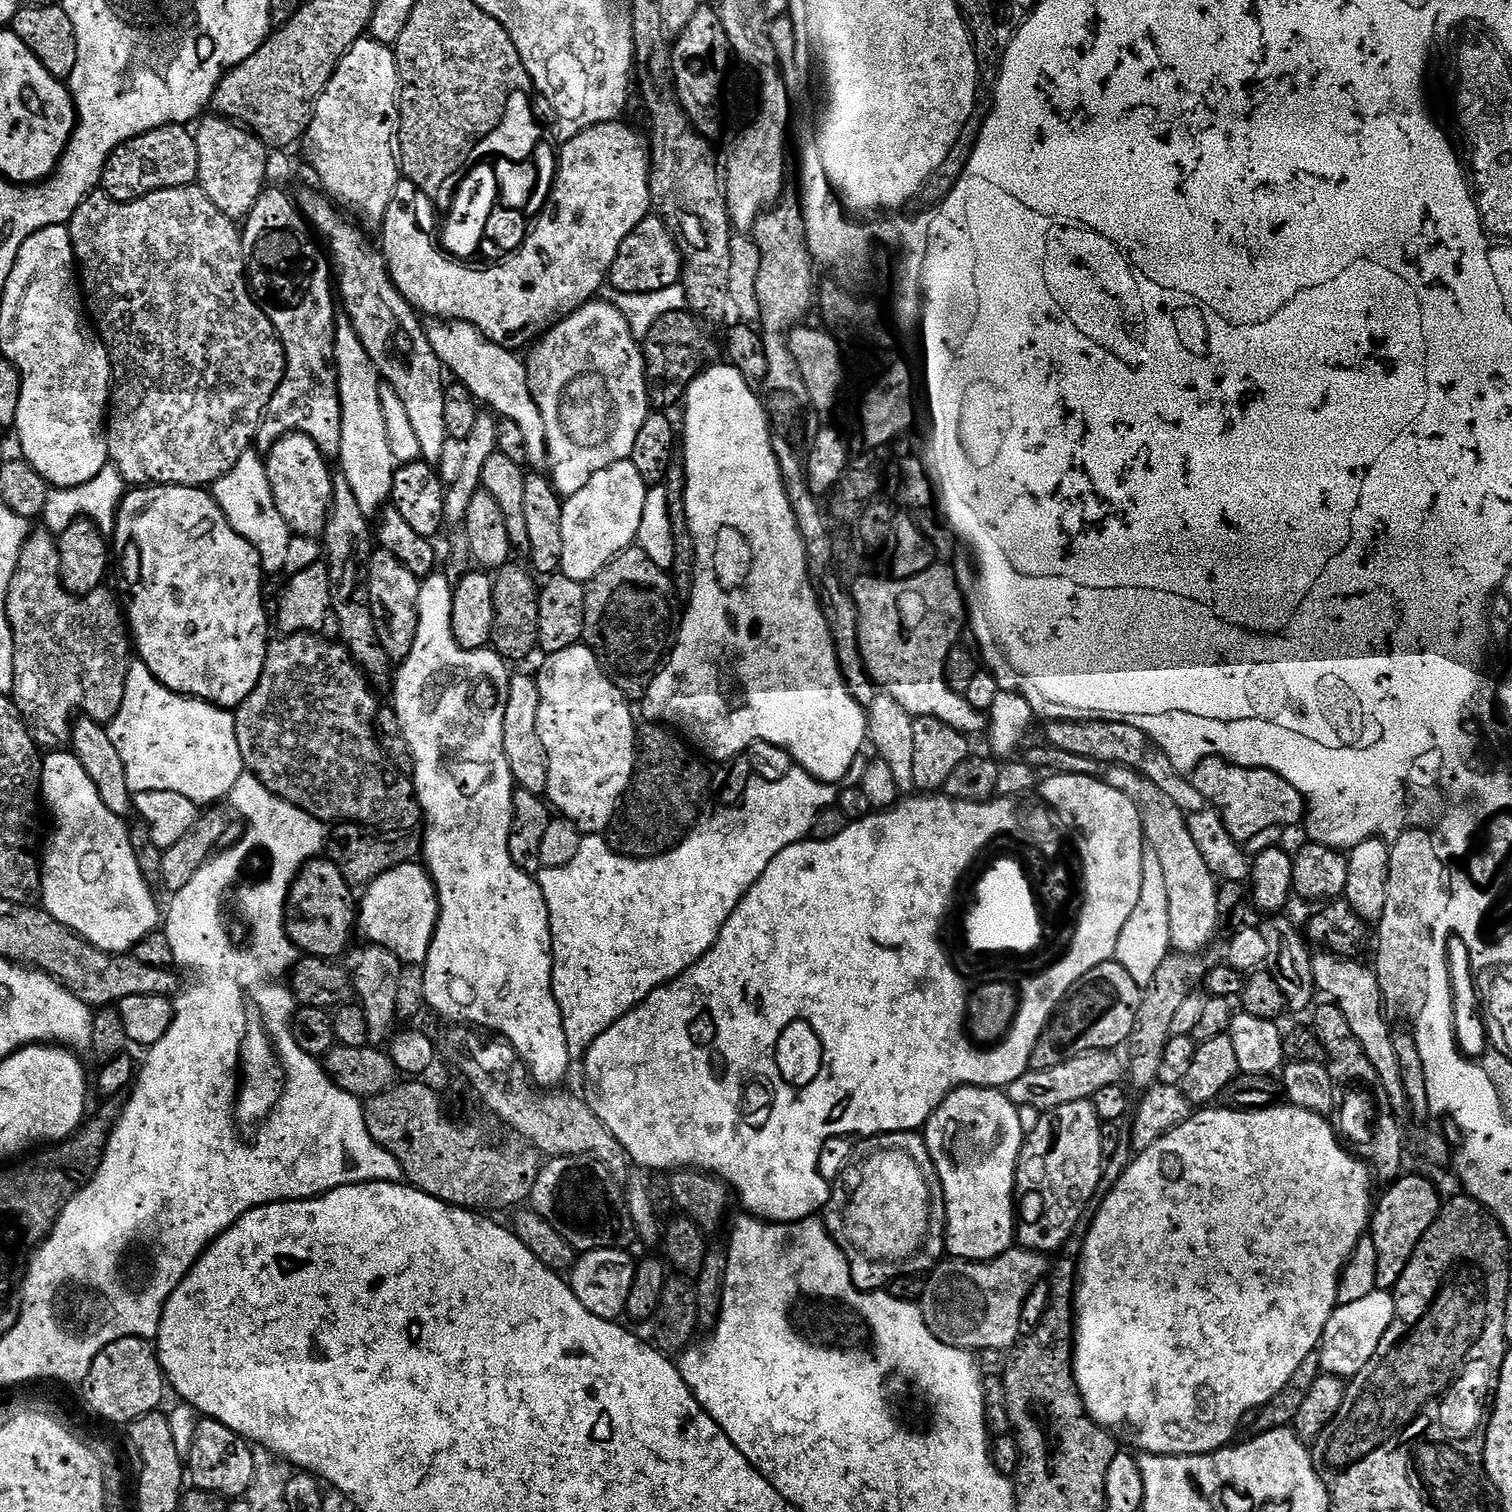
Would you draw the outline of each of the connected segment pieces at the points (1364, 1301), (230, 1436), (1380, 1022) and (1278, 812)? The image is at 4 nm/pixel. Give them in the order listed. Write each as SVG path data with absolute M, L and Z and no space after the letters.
M1377 1290L1366 1294L1359 1302L1341 1304L1332 1312L1330 1322L1326 1322L1326 1330L1320 1339L1318 1355L1321 1373L1341 1378L1351 1378L1374 1358L1374 1350L1378 1350L1378 1342L1386 1334L1390 1322L1394 1318L1396 1297L1391 1291Z
M201 1419L196 1426L193 1445L186 1455L186 1472L191 1487L214 1490L226 1498L244 1498L250 1482L254 1482L253 1445L221 1420Z
M1317 951L1311 959L1313 980L1317 989L1321 993L1324 991L1328 995L1325 997L1335 1004L1338 1010L1342 1010L1342 1018L1346 1018L1350 1034L1358 1038L1358 1046L1366 1050L1366 1058L1370 1060L1370 1066L1374 1066L1393 1109L1400 1110L1400 1107L1403 1109L1406 1101L1400 1077L1400 1063L1394 1054L1393 1029L1388 1028L1390 1020L1386 1015L1375 971L1369 965L1367 968L1366 965L1360 964L1364 962L1359 959L1343 960L1341 956L1332 956L1329 952Z
M1220 756L1206 758L1192 769L1190 779L1193 786L1206 798L1220 817L1220 823L1237 842L1246 842L1262 830L1284 828L1305 819L1304 796L1286 778L1265 768L1239 768L1237 764L1223 760Z

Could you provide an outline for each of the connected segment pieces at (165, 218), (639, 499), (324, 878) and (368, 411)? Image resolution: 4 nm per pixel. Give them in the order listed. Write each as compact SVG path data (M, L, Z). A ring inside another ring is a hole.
M198 186L158 190L128 204L120 204L117 200L110 199L102 190L97 190L84 199L82 206L78 206L66 227L76 255L87 315L100 339L108 347L108 356L112 360L111 407L106 417L111 467L117 468L125 483L134 488L166 484L204 488L215 484L240 461L244 452L253 447L256 433L260 430L260 422L268 410L272 395L282 382L286 367L280 335L274 330L270 318L266 318L266 314L256 303L248 286L246 244L242 239L241 229L229 216L222 214L222 210L218 210L218 206L214 206L214 202L210 202L210 198L206 198L206 194Z
M631 459L618 462L606 470L598 470L578 494L567 497L561 510L562 558L559 571L566 578L590 582L610 561L636 544L638 526L642 526L642 510L646 510L649 485L642 482L642 474L632 465Z
M317 858L301 868L288 891L288 906L284 909L288 937L296 943L301 953L335 961L347 950L352 932L354 936L358 928L358 896L352 892L355 892L353 885L342 878L332 860Z
M344 322L336 329L336 385L340 391L340 468L339 471L350 482L350 490L354 490L354 498L358 498L358 506L369 518L375 517L389 503L397 462L390 454L390 444L386 438L386 418L382 418L382 398L380 385L382 381L374 362L370 362L370 354L366 354L366 346L358 338L351 324Z

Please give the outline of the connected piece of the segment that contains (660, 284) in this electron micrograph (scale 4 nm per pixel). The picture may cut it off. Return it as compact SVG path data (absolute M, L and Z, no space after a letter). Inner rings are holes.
M650 214L638 222L626 242L618 246L618 254L614 258L612 269L608 271L607 283L613 284L618 291L625 292L628 298L635 298L680 284L681 267L680 247L676 245L675 238L659 215Z

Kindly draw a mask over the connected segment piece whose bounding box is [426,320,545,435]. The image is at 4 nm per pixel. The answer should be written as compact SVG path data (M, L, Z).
M442 320L430 323L426 331L435 356L464 388L470 390L481 405L490 409L497 417L516 423L520 428L523 428L529 412L533 415L533 430L545 434L545 422L542 421L541 411L538 410L529 388L527 367L513 355L511 349L494 344L491 337L487 337L481 329L470 323Z

